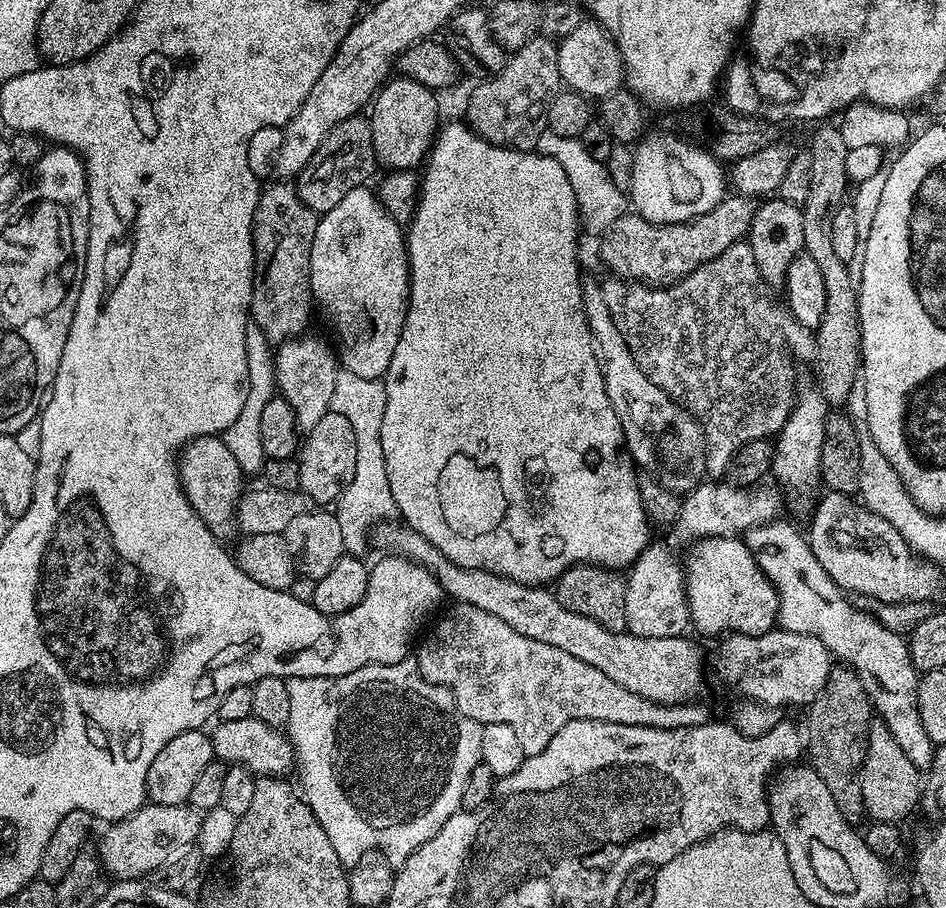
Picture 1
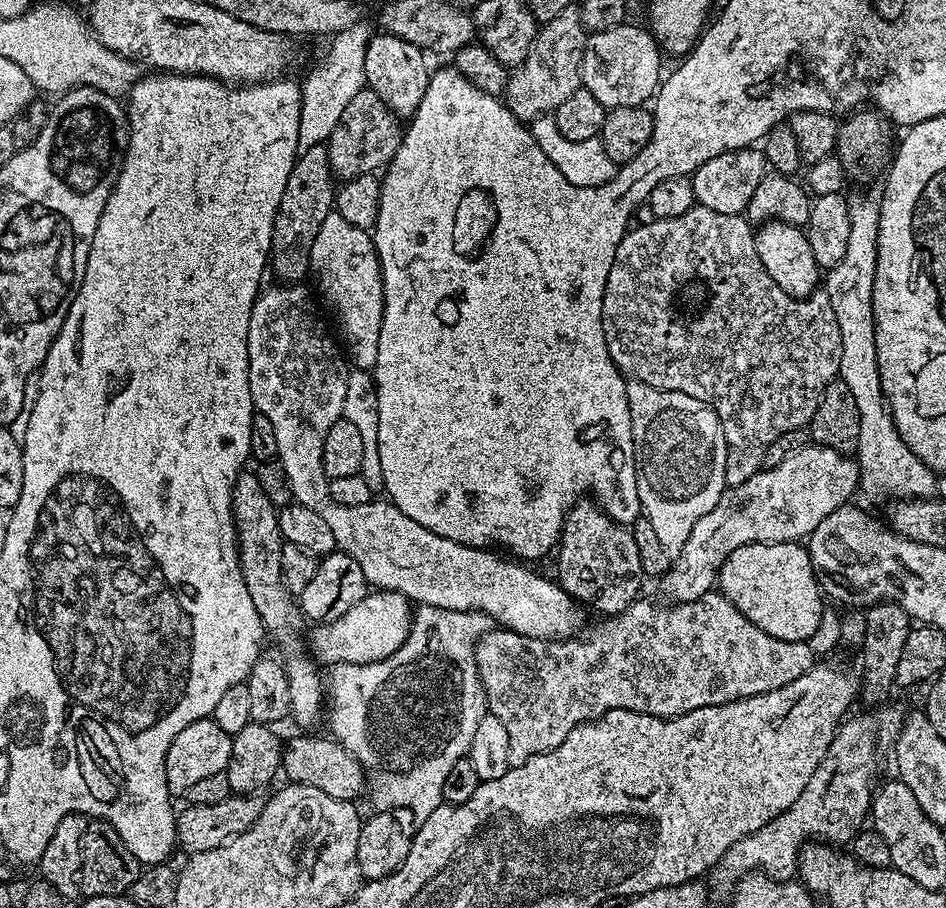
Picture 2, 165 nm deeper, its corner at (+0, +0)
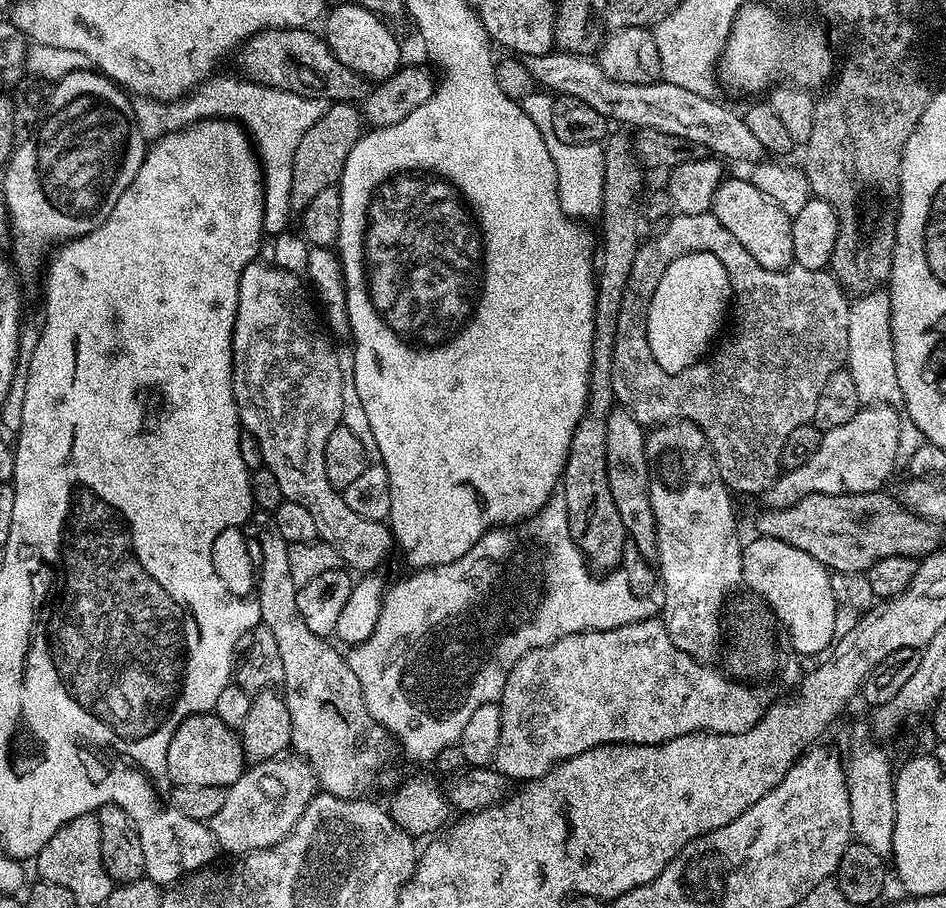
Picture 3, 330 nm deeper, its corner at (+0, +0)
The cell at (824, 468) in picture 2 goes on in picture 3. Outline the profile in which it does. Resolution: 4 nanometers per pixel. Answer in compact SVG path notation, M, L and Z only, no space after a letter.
M890 404L861 407L860 412L850 418L850 422L834 426L834 430L823 433L817 452L806 459L802 466L776 477L766 493L767 507L785 508L810 494L853 496L881 491L898 465L898 430L901 419L901 413Z

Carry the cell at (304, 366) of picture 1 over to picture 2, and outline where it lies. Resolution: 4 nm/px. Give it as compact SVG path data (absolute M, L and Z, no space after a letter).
M288 282L276 286L280 288L265 287L252 307L248 331L252 407L259 415L270 418L274 426L278 459L286 470L293 501L302 506L310 506L314 514L322 514L322 518L326 518L326 523L334 533L337 549L350 554L350 558L362 566L362 574L366 574L366 582L373 589L400 592L416 606L425 604L431 608L455 612L481 612L501 628L539 640L570 640L581 635L586 628L585 609L573 596L566 594L566 590L562 590L555 579L547 580L546 577L531 572L528 569L531 567L487 548L471 548L450 542L450 538L442 538L442 534L434 534L426 530L426 526L418 526L414 518L406 518L406 514L402 514L402 510L398 510L398 506L387 499L376 498L372 503L362 506L333 504L328 493L329 478L322 466L322 446L326 446L326 434L330 434L330 426L334 426L334 422L343 417L346 378L350 368L337 341L328 337L328 328L320 321L316 304L304 286L300 282Z

